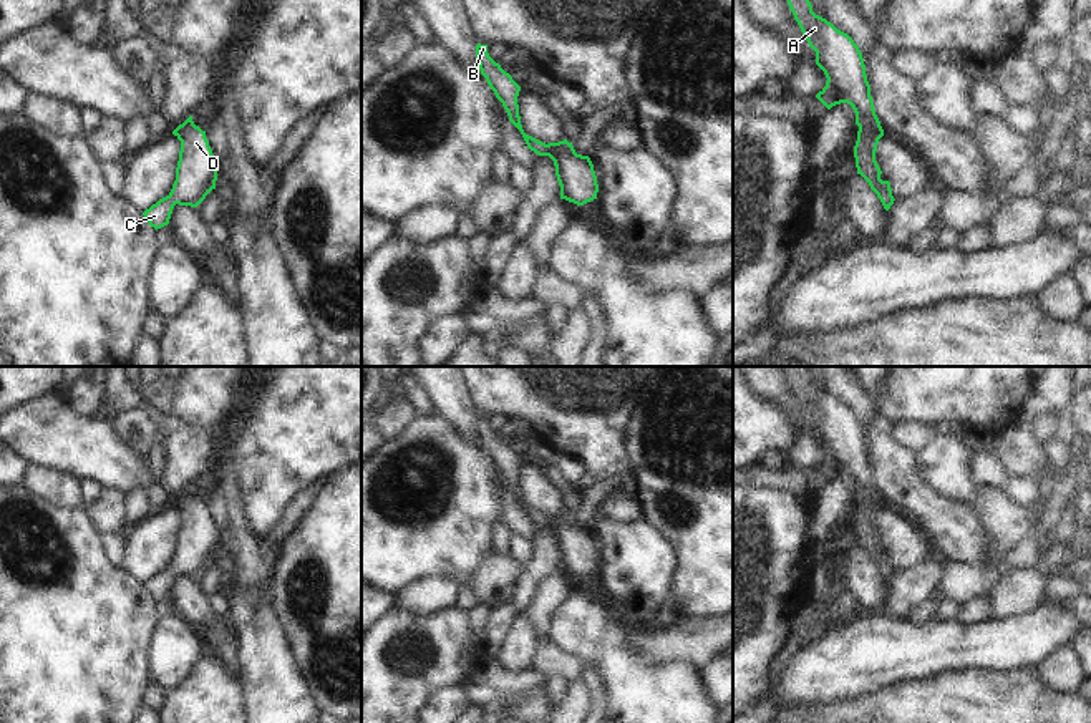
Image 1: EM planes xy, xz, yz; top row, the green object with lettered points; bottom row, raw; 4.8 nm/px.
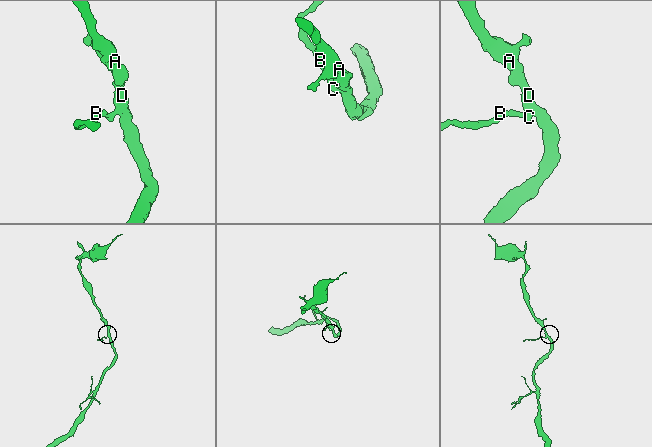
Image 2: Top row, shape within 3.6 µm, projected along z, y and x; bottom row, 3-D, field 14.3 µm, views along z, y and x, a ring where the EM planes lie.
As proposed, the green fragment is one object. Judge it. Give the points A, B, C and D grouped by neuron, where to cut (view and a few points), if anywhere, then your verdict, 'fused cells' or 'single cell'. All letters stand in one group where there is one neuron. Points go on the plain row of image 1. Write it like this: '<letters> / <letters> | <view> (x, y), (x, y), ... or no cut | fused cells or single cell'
A B C D | no cut | single cell

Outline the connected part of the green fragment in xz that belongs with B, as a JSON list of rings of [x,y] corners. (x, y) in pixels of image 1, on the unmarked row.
[[[476,416],[476,431],[481,446],[486,449],[496,469],[502,474],[509,493],[521,502],[527,519],[536,526],[549,527],[554,532],[555,547],[560,557],[560,570],[577,577],[597,570],[599,556],[590,529],[577,526],[572,514],[567,511],[546,516],[526,506],[521,496],[517,476],[521,458],[489,428],[487,416]]]

